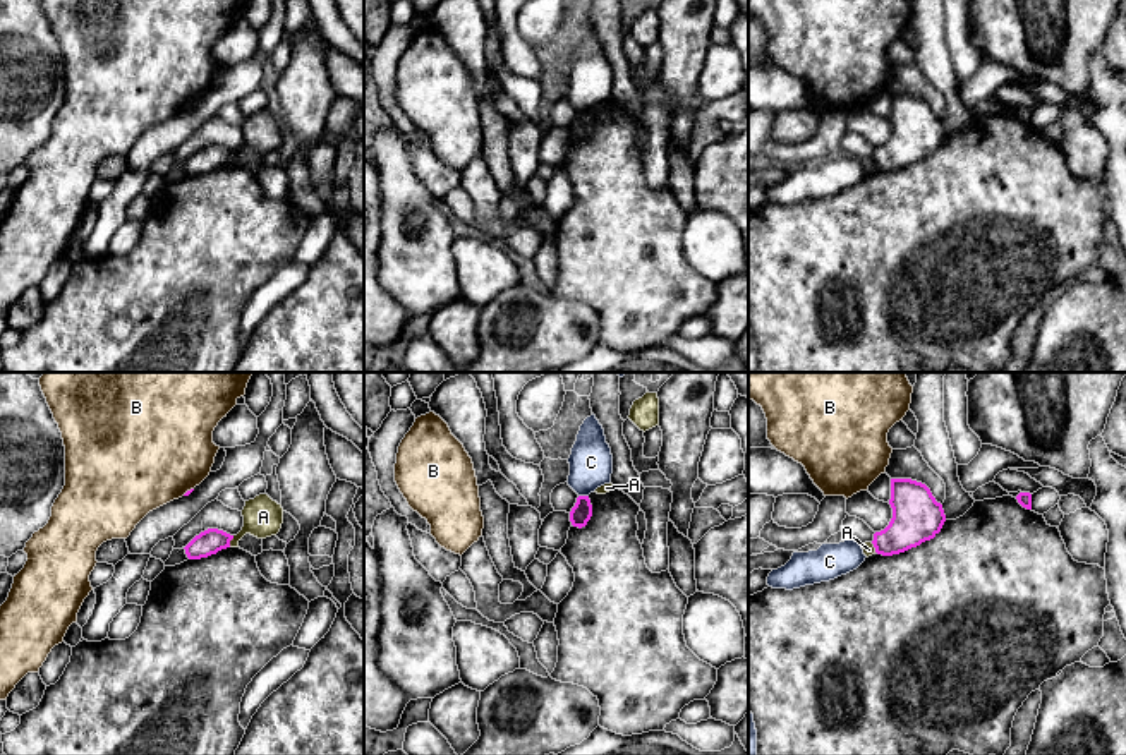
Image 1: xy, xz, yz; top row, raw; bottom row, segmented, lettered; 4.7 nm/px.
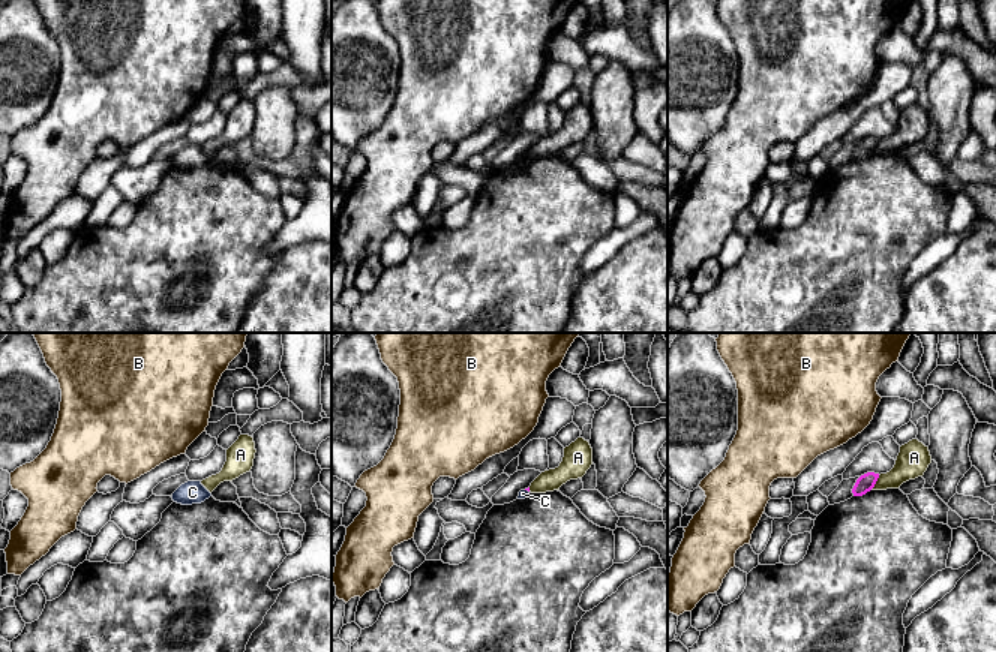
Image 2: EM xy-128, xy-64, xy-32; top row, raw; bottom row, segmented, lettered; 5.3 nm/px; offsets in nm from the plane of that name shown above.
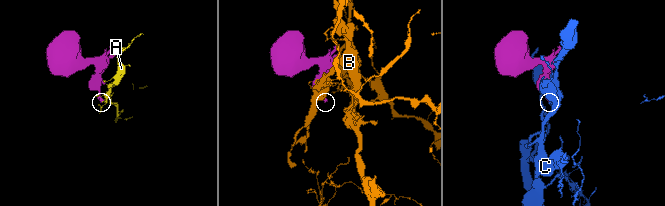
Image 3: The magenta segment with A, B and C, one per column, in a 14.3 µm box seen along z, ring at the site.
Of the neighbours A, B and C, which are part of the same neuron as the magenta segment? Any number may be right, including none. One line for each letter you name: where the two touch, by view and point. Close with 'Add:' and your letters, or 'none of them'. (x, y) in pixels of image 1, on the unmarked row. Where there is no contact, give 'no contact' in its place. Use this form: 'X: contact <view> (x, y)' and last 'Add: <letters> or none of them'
Add: none of them

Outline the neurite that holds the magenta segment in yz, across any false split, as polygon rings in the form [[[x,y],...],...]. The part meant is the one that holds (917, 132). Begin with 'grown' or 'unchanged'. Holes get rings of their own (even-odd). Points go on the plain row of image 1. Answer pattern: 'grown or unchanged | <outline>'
unchanged | [[[891,94],[893,134],[889,141],[874,149],[877,170],[893,172],[934,154],[946,130],[930,105],[911,94]]]

